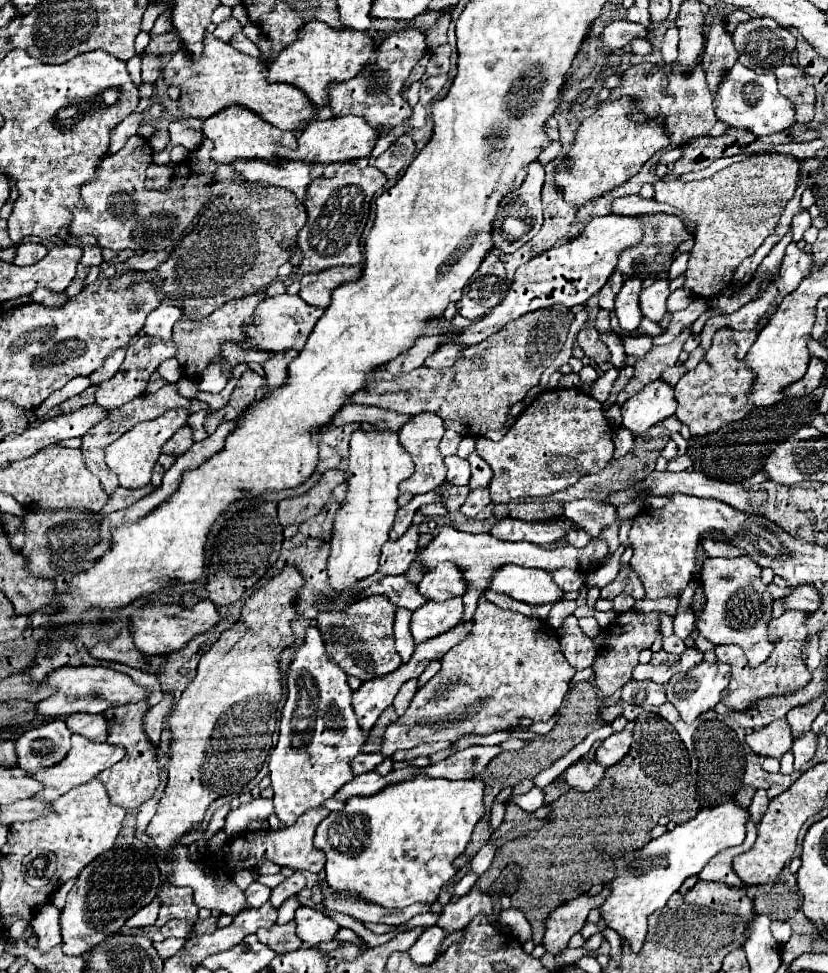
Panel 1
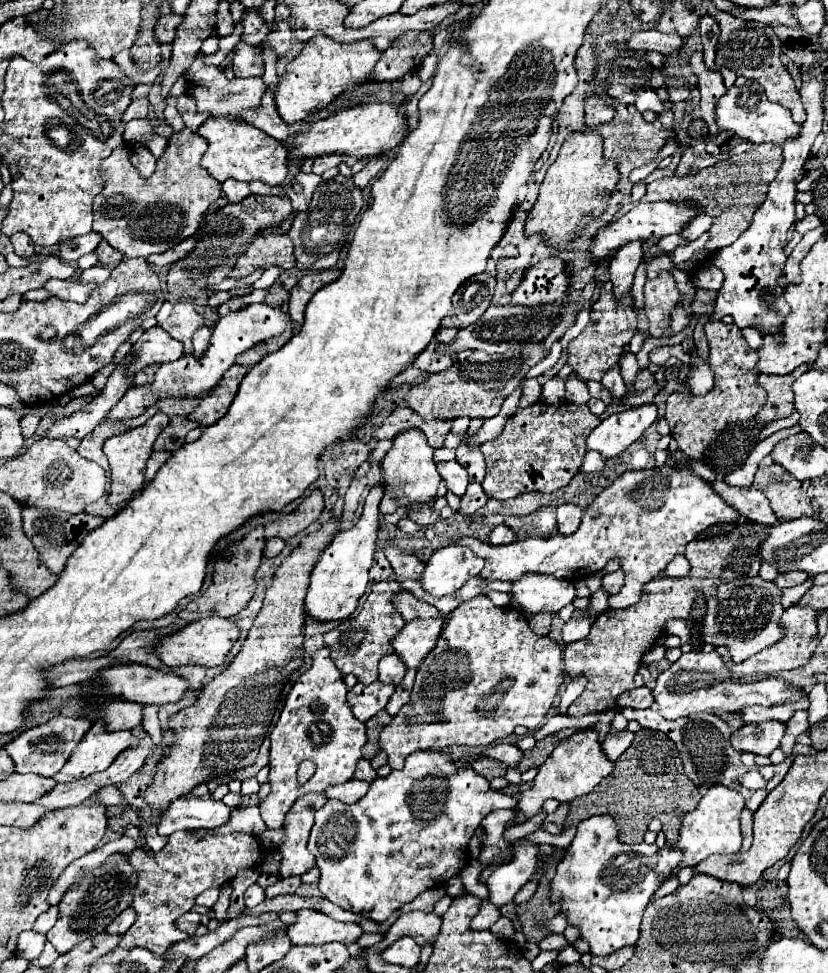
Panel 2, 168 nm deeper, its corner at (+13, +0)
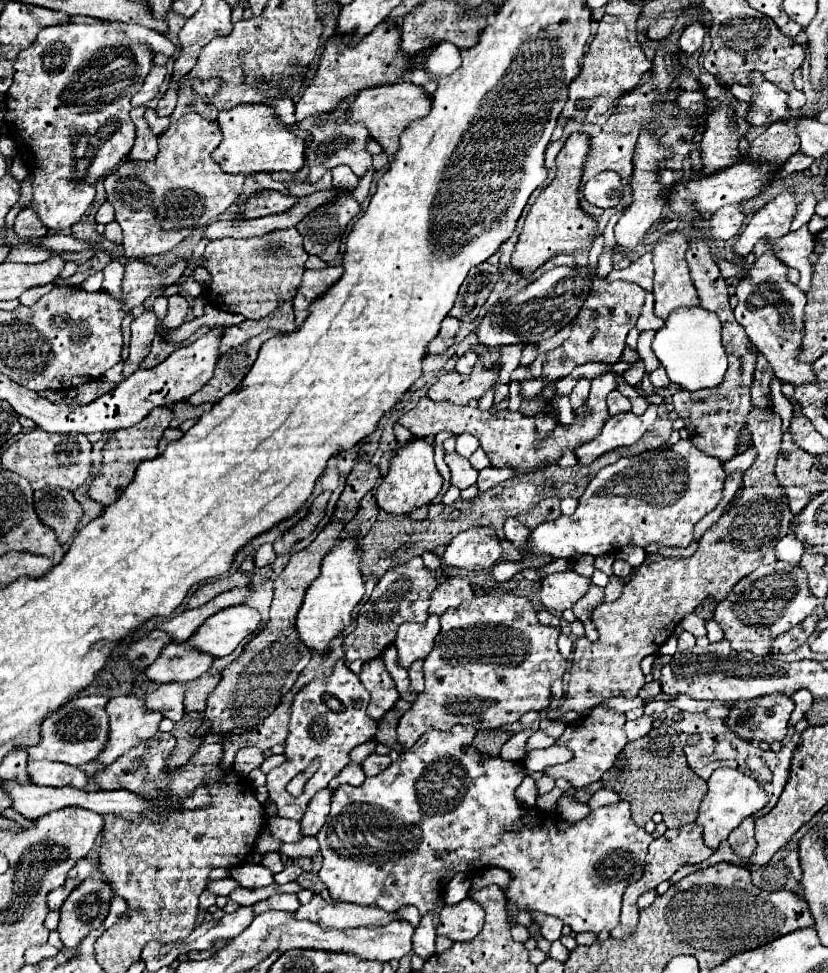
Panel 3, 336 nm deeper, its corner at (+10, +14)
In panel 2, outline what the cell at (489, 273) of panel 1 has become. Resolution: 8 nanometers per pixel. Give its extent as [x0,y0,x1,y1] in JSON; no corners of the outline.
[442,275,494,327]

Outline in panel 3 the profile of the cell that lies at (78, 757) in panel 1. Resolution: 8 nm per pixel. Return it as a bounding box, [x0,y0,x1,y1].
[97,695,163,765]

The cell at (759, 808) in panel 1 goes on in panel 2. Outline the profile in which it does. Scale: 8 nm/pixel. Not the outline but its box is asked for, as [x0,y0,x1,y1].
[740,807,752,851]

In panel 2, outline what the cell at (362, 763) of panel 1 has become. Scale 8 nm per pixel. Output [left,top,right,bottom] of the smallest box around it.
[354,759,376,781]

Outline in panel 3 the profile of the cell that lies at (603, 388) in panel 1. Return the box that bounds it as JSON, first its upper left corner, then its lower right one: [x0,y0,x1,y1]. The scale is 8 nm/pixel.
[607,389,631,415]

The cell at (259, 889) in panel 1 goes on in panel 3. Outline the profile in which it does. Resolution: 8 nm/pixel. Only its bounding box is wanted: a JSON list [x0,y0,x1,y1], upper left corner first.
[229,863,273,889]

